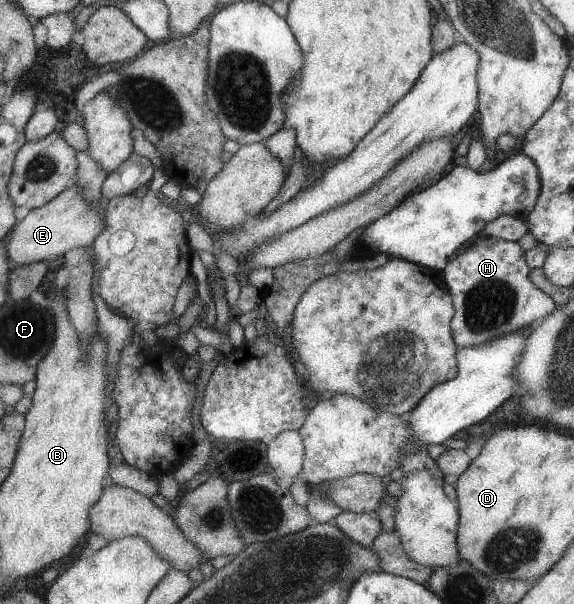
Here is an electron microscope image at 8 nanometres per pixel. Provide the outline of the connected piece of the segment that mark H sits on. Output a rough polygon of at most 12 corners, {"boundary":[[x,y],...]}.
{"boundary":[[477,234],[447,259],[457,348],[556,308],[517,241]]}

